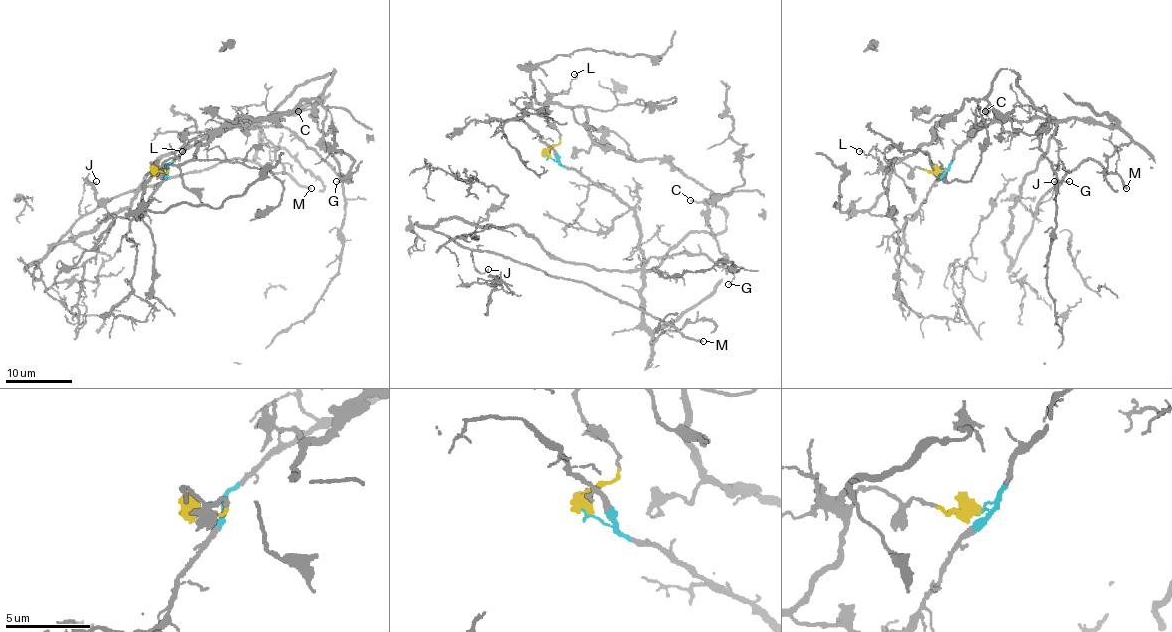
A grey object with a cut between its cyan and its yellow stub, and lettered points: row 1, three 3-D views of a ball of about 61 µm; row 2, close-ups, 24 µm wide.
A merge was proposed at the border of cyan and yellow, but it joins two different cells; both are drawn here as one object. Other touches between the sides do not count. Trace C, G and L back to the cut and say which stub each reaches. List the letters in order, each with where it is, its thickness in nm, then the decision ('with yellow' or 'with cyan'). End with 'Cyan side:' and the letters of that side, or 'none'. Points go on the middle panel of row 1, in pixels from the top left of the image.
C: place (690, 200); calibre 160 nm; with yellow
G: place (728, 284); calibre 120 nm; with cyan
L: place (574, 74); calibre 160 nm; with yellow
Cyan side: G

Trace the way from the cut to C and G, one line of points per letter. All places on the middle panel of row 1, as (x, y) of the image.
C: (548, 156), (559, 133), (544, 108), (582, 107), (596, 143), (670, 161), (710, 191), (706, 203), (690, 199)
G: (548, 156), (610, 189), (630, 208), (639, 229), (639, 247), (645, 259), (703, 254), (733, 275), (728, 284)

